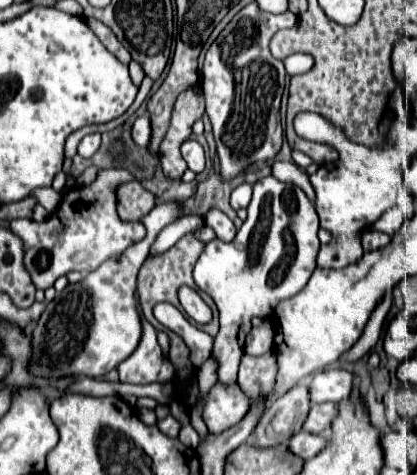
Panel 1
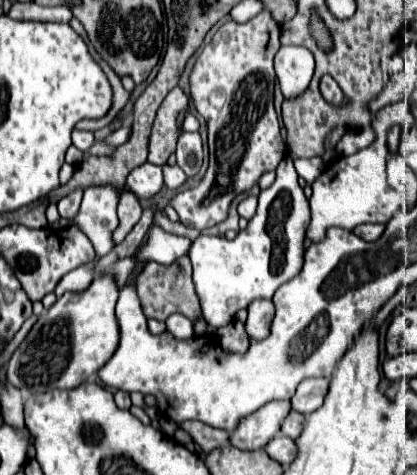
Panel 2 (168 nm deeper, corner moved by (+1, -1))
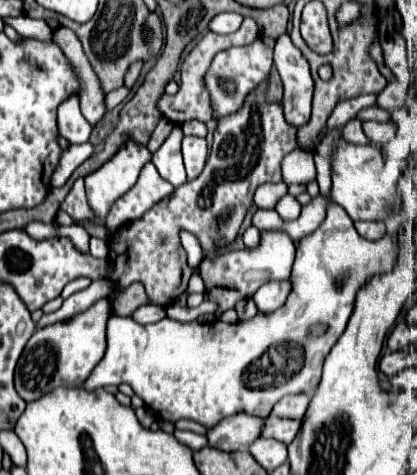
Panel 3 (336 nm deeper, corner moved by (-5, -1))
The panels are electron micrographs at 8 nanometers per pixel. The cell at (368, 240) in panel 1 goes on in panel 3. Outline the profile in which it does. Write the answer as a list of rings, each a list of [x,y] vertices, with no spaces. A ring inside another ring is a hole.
[[[382,220],[380,222],[356,222],[354,226],[358,234],[366,240],[380,240],[386,234],[386,226]]]

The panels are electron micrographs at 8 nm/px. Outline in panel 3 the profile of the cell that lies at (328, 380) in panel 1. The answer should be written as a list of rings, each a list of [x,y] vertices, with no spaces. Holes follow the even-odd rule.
[[[296,394],[296,396],[284,396],[274,408],[272,414],[278,418],[292,418],[292,420],[302,420],[306,408],[310,404],[310,398],[306,394]]]

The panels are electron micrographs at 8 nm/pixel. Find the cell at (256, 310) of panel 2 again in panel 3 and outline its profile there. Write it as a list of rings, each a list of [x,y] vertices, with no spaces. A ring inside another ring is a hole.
[[[272,280],[272,284],[264,284],[264,288],[260,288],[254,294],[258,310],[268,314],[268,312],[274,312],[276,308],[280,308],[284,304],[284,300],[288,298],[290,288],[292,288],[290,280],[278,280],[278,282]]]

